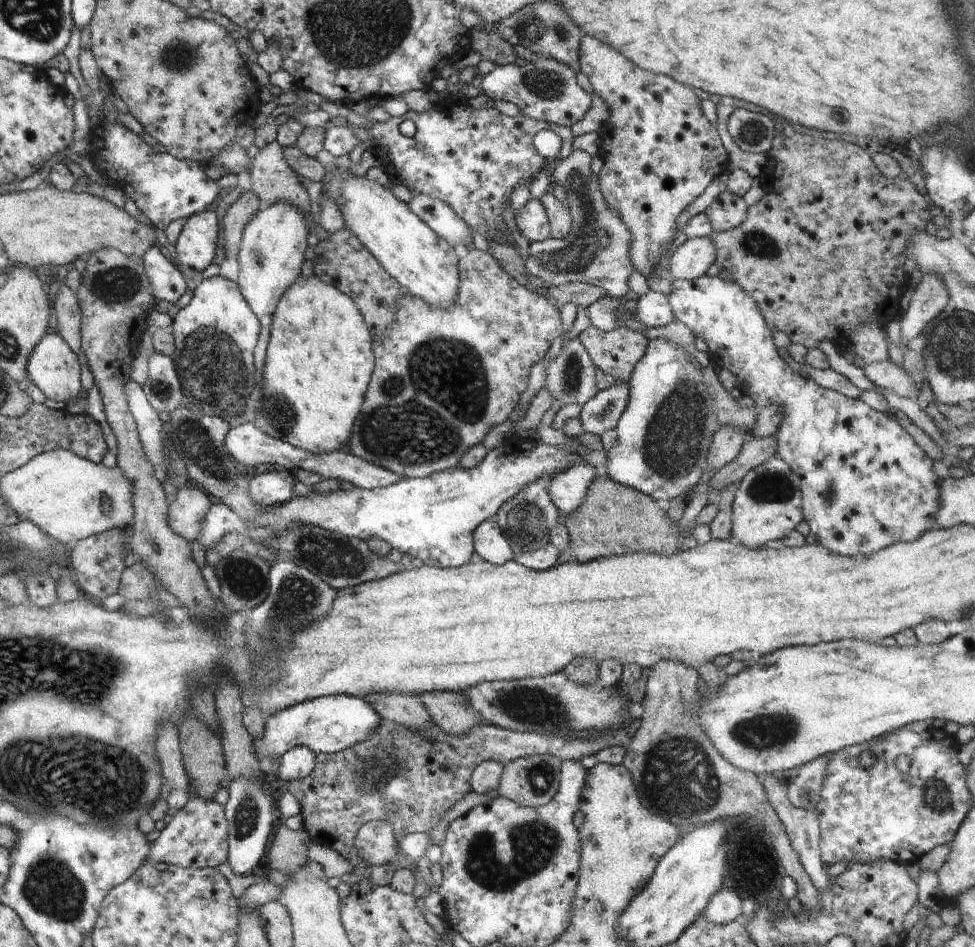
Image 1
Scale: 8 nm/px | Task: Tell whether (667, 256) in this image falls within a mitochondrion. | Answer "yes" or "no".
no

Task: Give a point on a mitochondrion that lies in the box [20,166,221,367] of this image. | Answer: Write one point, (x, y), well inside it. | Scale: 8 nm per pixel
(117, 283)

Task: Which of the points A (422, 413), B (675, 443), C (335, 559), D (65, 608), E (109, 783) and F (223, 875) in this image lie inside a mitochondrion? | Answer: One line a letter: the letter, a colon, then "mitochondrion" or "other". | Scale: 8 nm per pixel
A: mitochondrion
B: mitochondrion
C: mitochondrion
D: other
E: mitochondrion
F: other

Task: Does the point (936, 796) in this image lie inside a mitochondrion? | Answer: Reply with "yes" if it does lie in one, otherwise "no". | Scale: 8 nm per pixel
yes

